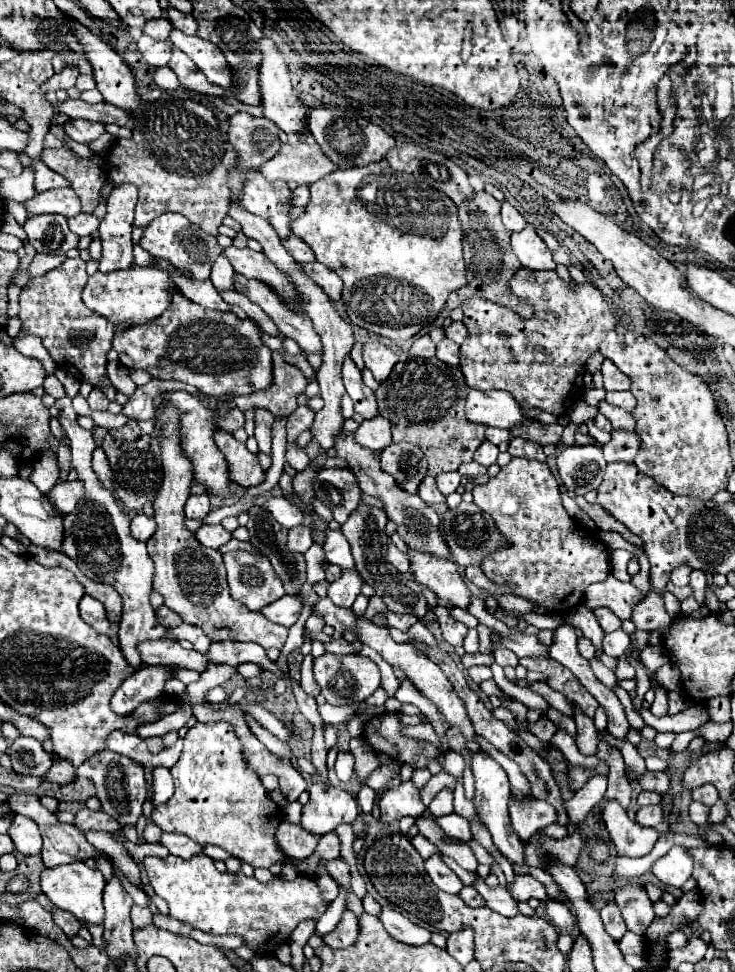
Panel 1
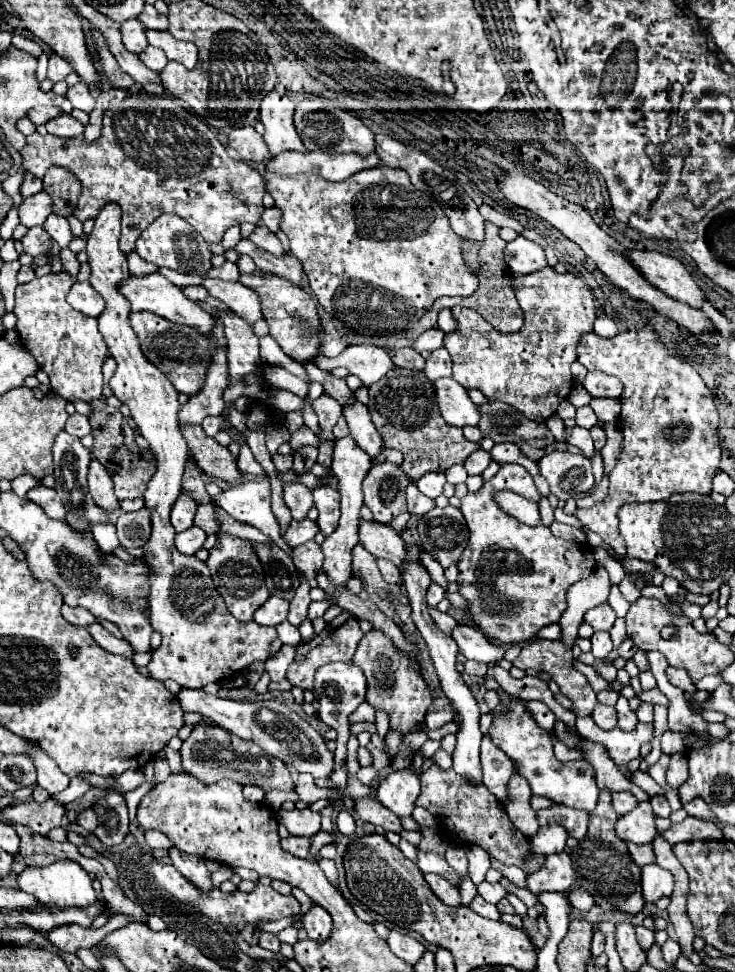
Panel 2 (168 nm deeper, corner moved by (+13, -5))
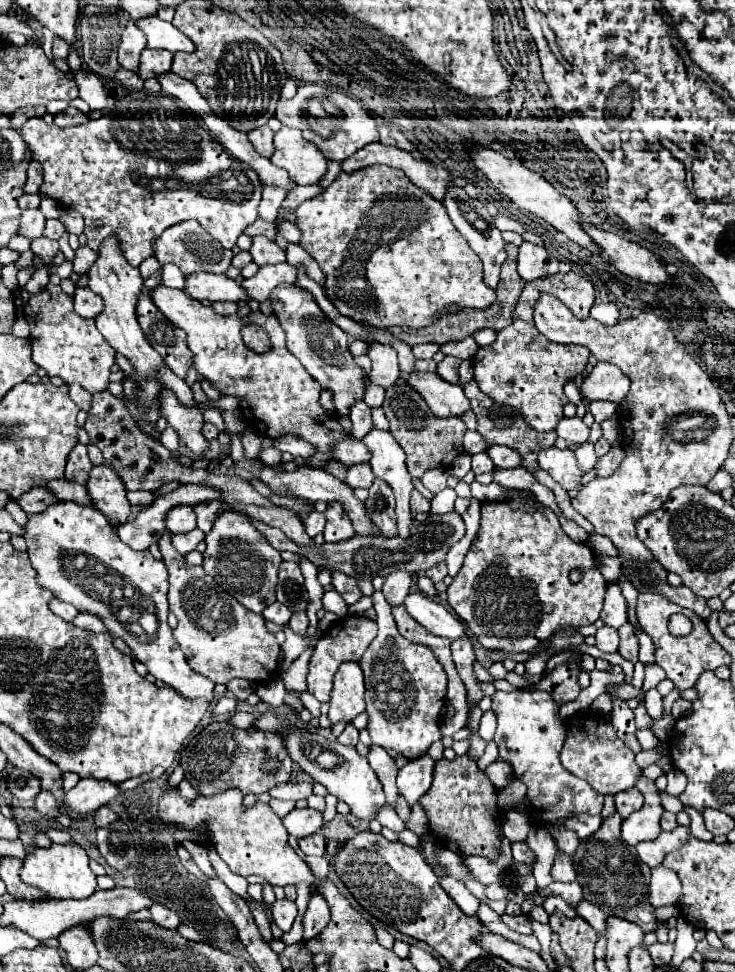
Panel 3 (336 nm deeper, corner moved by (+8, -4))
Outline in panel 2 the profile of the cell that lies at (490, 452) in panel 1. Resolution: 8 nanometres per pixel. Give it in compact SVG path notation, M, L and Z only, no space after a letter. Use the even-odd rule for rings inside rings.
M475 450L467 460L465 460L465 468L467 468L467 474L469 476L475 476L475 474L481 474L491 462L491 454L485 452L485 450Z

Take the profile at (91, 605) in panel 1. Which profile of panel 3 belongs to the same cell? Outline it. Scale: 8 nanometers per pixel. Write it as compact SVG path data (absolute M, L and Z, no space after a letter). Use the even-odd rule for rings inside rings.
M52 599L52 601L50 601L50 609L52 609L58 617L62 617L64 621L72 621L72 619L78 615L78 609L76 609L74 605L64 603L64 601L58 601L58 599Z

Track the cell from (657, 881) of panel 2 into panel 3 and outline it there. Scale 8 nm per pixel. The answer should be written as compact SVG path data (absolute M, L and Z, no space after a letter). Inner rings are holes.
M654 867L650 877L650 903L654 907L674 905L680 897L680 879L666 867Z

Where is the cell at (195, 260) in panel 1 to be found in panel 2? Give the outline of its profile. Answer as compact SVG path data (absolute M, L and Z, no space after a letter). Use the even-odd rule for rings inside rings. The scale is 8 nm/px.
M161 216L157 218L137 240L135 252L155 264L155 266L167 266L175 272L181 274L205 274L211 270L211 256L213 252L209 250L209 244L179 216Z

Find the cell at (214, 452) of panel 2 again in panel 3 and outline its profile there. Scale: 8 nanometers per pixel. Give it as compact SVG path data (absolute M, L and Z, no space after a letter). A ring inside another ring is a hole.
M170 389L162 391L160 395L160 413L176 429L184 445L194 455L202 457L210 449L210 441L206 441L202 435L202 427L204 427L202 413L198 409L184 407Z

